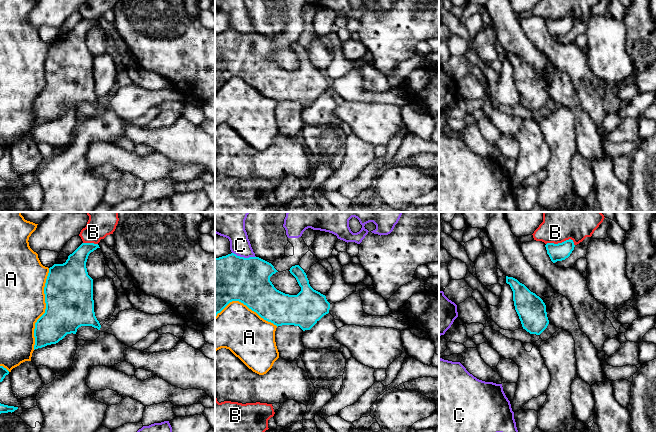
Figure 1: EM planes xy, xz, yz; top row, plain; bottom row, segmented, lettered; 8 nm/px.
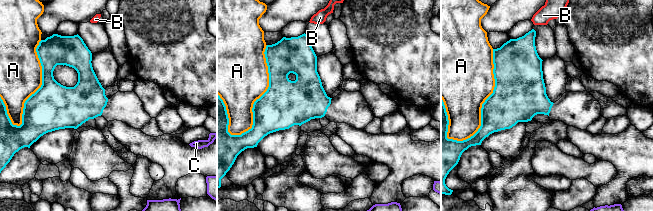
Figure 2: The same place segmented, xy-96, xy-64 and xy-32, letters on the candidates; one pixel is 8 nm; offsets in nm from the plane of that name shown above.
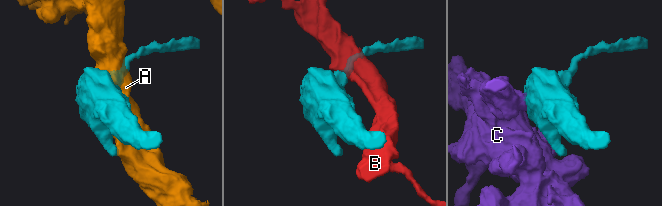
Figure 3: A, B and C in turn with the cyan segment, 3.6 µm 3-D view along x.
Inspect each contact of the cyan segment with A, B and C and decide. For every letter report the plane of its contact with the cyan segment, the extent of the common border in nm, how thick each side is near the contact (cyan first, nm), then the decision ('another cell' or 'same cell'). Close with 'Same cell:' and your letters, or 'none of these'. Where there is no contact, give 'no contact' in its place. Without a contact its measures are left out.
A: xy | 650 nm | 380/360 nm | another cell
B: yz | 240 nm | 140/420 nm | another cell
C: xz | 200 nm | 380/190 nm | another cell
Same cell: none of these

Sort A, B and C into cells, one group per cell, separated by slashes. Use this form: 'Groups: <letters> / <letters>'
Groups: A / B / C

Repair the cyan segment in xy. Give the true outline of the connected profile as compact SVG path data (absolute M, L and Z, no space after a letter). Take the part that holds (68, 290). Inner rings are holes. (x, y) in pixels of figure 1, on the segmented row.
M82 243L63 264L54 264L49 268L44 294L45 313L35 323L34 350L47 345L56 344L67 334L76 334L81 326L92 326L100 332L114 335L120 342L132 347L145 338L150 332L167 325L182 326L186 323L184 318L176 311L168 311L162 314L146 314L135 308L119 312L112 316L102 326L94 312L93 279L88 275L86 262L91 252L100 248L98 244Z

